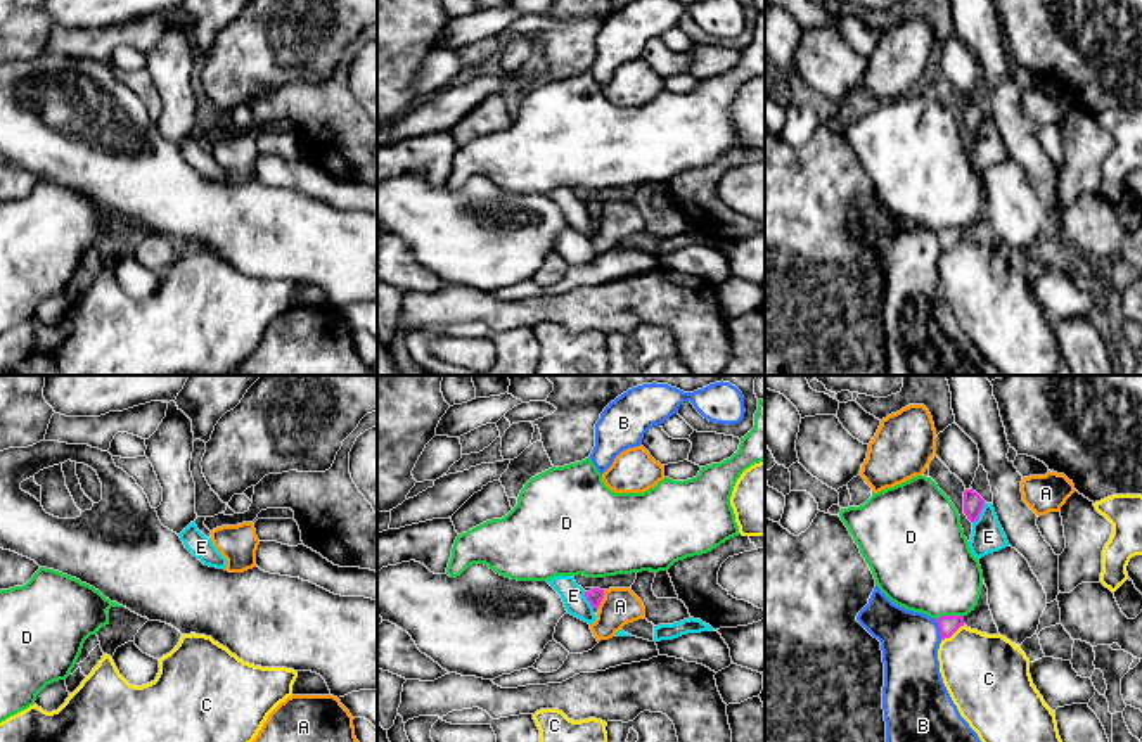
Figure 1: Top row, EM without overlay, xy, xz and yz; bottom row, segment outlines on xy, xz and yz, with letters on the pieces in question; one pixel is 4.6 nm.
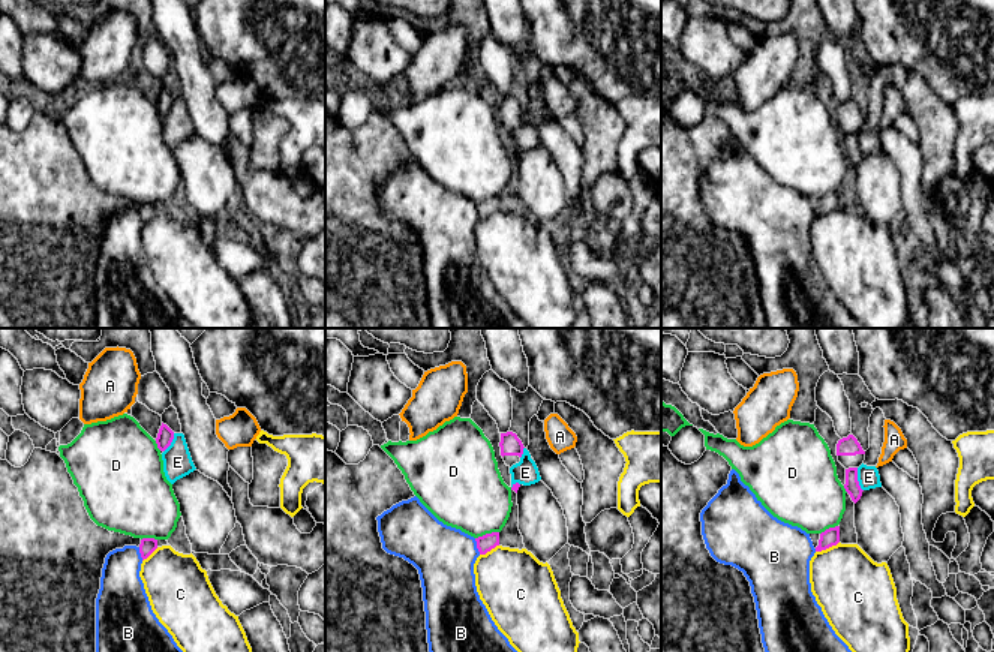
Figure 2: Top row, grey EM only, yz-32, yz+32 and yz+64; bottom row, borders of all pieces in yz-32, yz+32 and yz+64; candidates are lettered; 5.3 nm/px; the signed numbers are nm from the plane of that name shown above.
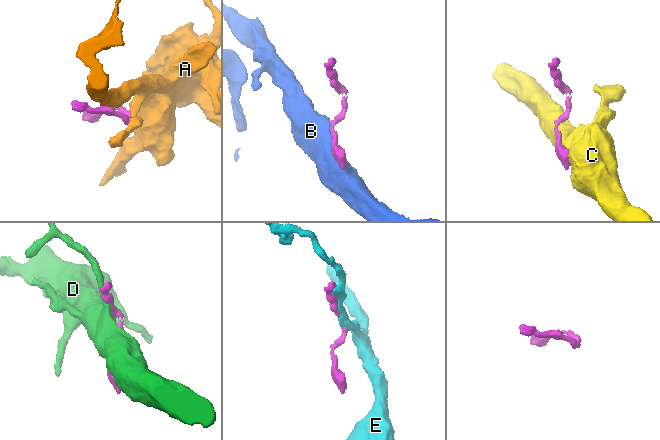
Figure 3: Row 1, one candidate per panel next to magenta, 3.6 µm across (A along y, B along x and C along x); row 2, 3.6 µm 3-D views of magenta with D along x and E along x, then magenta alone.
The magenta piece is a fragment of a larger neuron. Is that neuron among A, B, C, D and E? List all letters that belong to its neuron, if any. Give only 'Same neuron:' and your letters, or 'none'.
Same neuron: none

